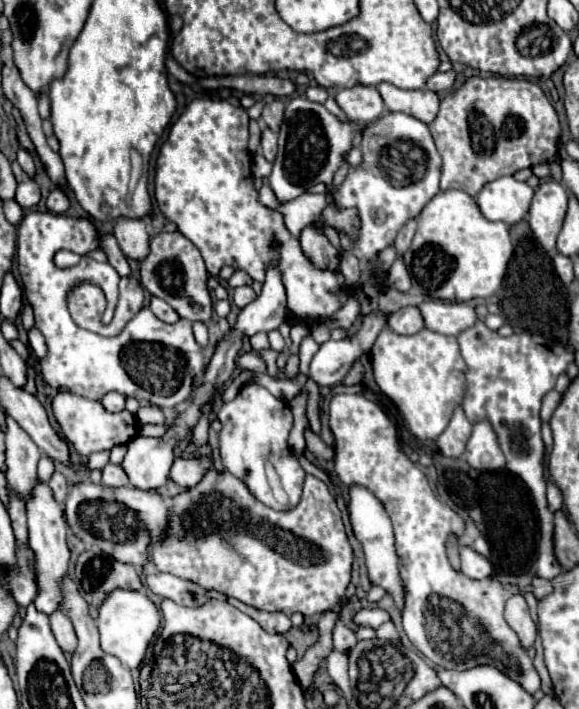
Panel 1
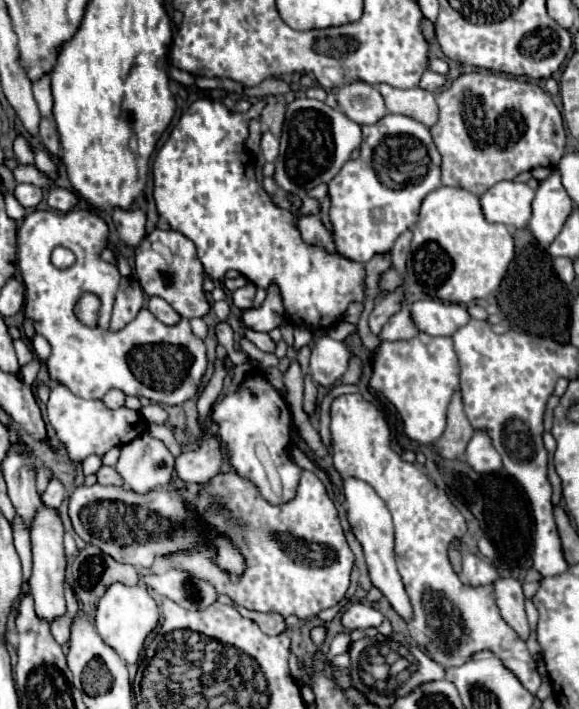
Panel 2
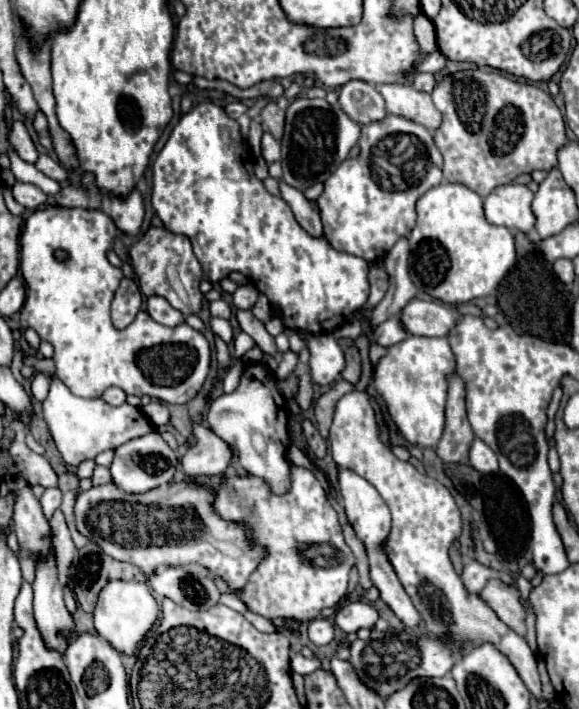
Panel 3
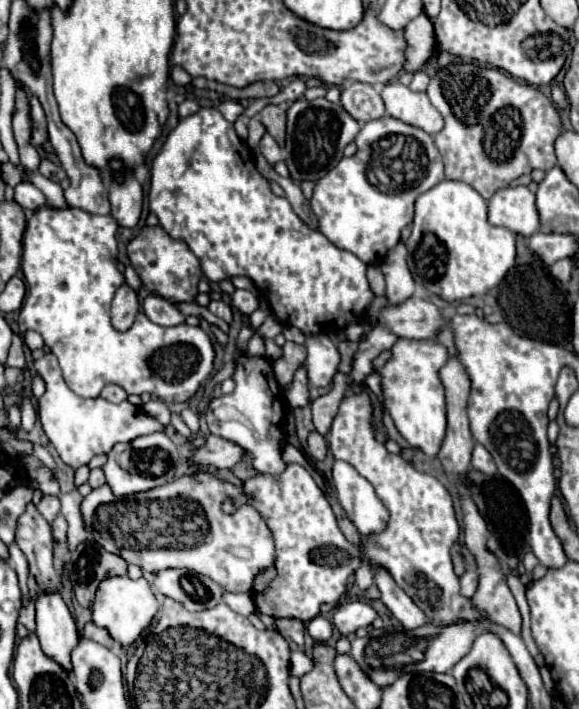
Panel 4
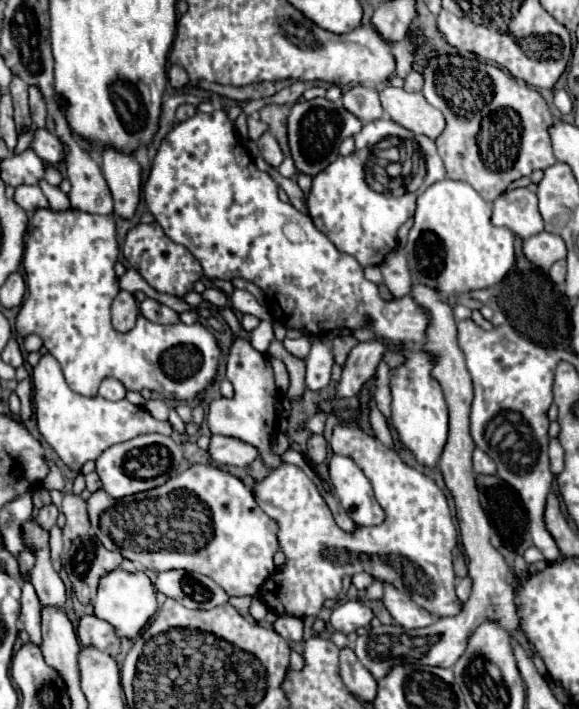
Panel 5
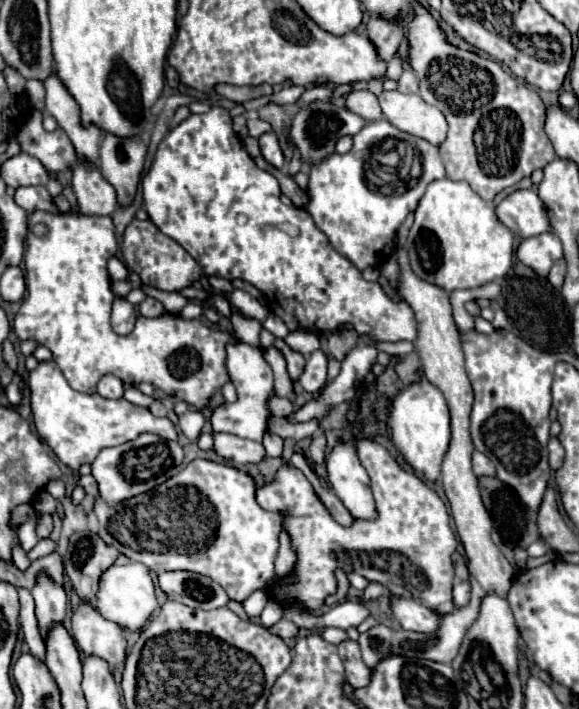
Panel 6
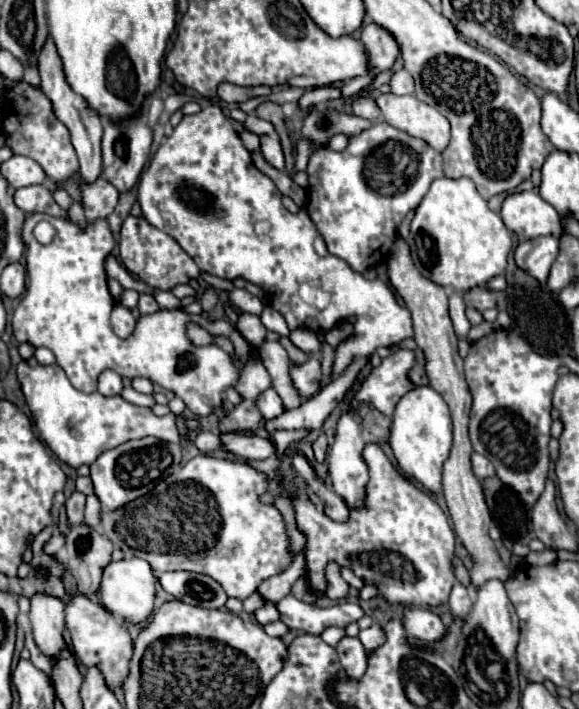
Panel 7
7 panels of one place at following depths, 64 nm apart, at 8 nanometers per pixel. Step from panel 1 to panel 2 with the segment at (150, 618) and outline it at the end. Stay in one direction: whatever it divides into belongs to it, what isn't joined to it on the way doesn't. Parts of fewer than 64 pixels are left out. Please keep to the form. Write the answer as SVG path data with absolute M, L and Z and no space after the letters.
M116 582L106 590L106 594L98 602L96 630L98 630L100 638L120 654L122 660L134 664L134 662L138 662L146 636L156 628L158 618L160 618L158 604L154 602L154 598L146 590L146 586L142 586L142 584L126 586L126 584Z

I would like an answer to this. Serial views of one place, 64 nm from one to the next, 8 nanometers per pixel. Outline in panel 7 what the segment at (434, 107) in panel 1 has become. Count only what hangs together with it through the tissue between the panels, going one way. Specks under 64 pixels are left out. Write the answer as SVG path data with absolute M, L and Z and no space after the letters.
M382 94L376 98L376 104L382 110L382 118L390 126L426 140L438 152L446 150L450 142L450 124L432 106L420 102L414 96L396 94Z

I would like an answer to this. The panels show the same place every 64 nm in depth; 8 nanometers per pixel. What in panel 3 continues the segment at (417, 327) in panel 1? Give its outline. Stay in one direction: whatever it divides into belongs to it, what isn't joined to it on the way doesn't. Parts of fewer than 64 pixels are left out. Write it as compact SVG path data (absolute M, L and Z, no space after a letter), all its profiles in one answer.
M392 316L388 318L386 322L382 322L374 332L372 332L372 342L384 346L384 348L390 348L394 346L396 342L404 340L408 334L404 334L404 328L400 326L400 320L398 316Z

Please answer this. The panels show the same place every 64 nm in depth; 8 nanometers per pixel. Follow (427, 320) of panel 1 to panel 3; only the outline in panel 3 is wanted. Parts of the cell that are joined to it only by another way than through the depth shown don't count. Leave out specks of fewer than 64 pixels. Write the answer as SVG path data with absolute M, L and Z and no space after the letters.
M412 298L400 310L400 324L414 336L446 336L460 314L446 304Z

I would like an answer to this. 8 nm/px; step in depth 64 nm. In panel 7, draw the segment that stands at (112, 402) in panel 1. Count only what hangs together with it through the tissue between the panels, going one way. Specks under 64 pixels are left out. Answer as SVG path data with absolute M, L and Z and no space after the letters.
M104 370L98 376L98 392L104 396L114 396L122 392L122 378L114 370Z

